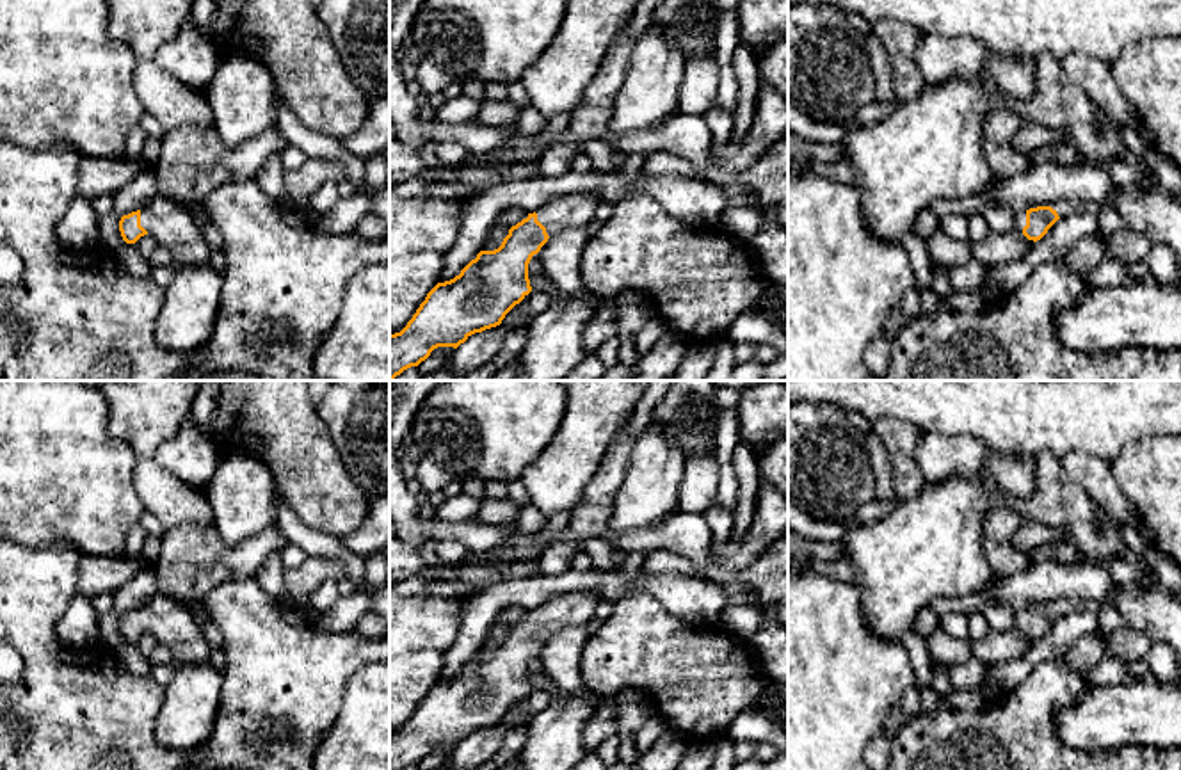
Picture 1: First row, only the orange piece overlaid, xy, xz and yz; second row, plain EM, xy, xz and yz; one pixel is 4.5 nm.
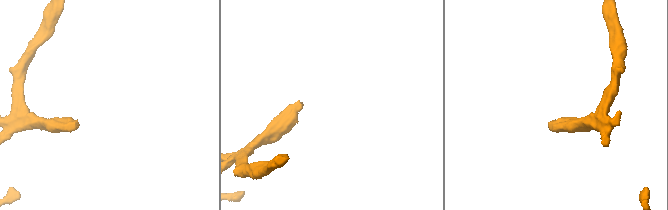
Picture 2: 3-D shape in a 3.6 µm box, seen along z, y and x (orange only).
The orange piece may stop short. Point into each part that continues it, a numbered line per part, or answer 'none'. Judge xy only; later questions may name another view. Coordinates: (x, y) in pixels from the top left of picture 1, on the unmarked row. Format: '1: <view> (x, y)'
1: xy (171, 623)

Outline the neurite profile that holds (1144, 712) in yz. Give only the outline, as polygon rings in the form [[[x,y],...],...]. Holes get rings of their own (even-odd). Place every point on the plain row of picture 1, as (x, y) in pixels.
[[[1154,678],[1117,685],[1087,681],[1080,697],[1056,711],[1056,733],[1078,750],[1181,747],[1181,686]]]

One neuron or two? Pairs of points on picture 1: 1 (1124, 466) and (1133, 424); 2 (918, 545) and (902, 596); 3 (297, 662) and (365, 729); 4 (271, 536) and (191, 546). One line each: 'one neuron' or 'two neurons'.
1: two neurons
2: one neuron
3: two neurons
4: one neuron

